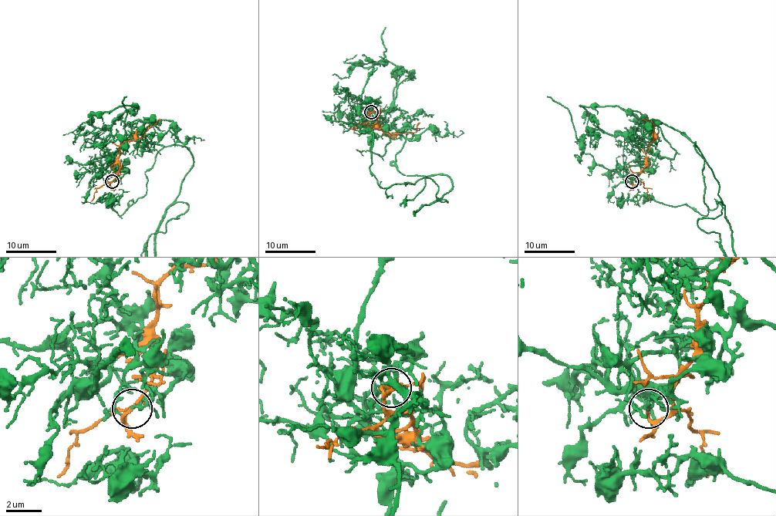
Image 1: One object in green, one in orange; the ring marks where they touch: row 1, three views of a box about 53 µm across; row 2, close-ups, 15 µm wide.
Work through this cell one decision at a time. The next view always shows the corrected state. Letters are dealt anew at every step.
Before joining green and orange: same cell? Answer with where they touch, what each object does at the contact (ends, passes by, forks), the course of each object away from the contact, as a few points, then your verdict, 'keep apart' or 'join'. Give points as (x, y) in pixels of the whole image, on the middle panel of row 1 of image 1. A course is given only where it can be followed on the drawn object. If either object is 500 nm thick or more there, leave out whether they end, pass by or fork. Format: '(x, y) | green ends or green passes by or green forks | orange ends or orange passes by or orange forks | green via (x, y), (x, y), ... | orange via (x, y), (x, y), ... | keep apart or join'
(371, 112) | green ends | orange ends | orange via (372, 111), (369, 115), (376, 120), (378, 128), (384, 133), (413, 133), (420, 123) | keep apart

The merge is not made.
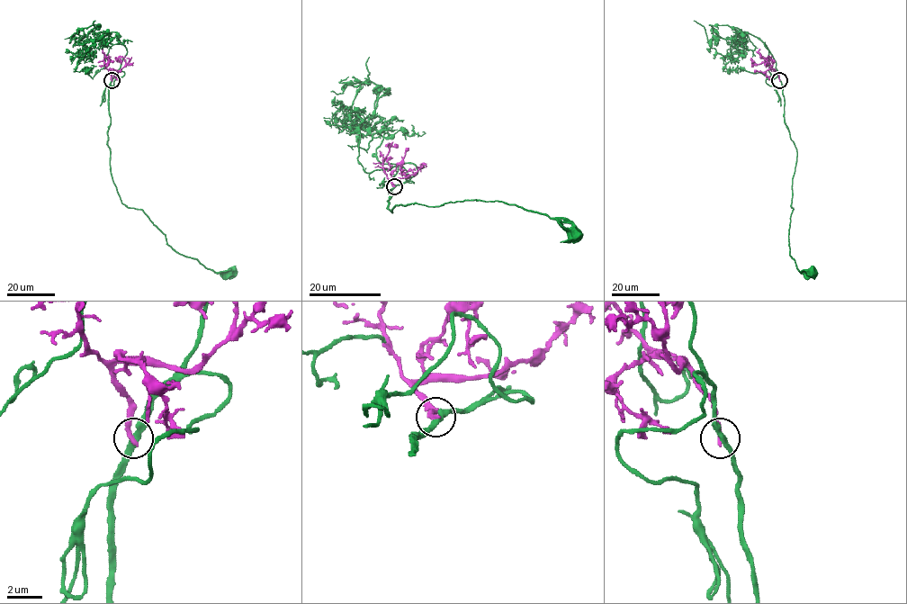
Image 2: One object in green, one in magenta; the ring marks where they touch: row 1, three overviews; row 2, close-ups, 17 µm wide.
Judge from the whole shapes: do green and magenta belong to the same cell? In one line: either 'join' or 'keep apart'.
keep apart

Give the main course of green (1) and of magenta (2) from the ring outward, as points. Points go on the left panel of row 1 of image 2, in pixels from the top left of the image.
1: (112, 80), (107, 143), (112, 182), (121, 202), (141, 209), (176, 252), (215, 272), (232, 272)
2: (112, 80), (109, 70), (120, 70), (125, 64), (122, 57), (118, 58), (121, 64)

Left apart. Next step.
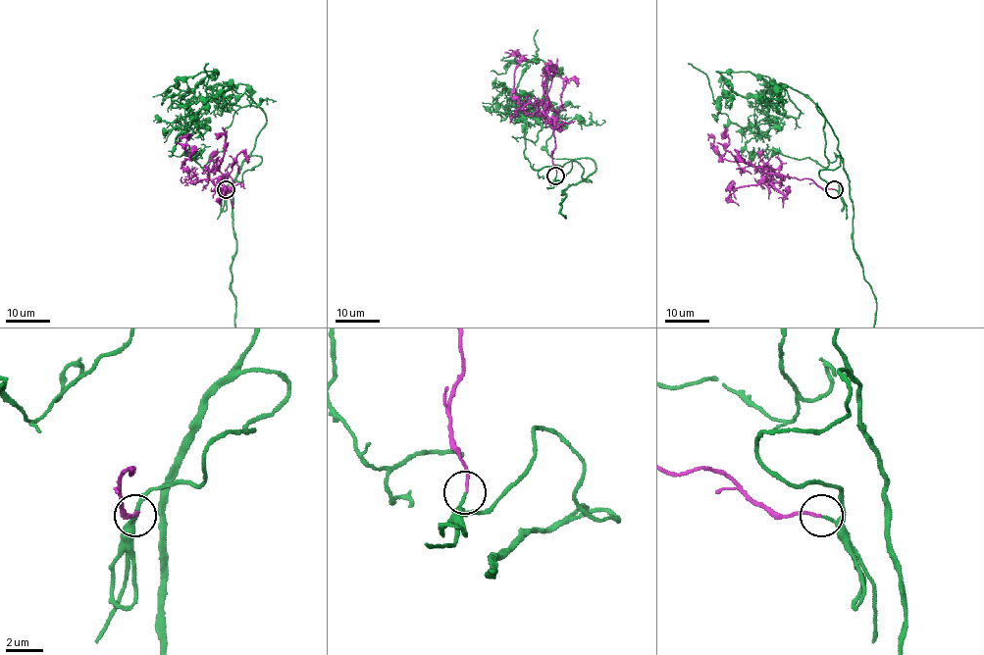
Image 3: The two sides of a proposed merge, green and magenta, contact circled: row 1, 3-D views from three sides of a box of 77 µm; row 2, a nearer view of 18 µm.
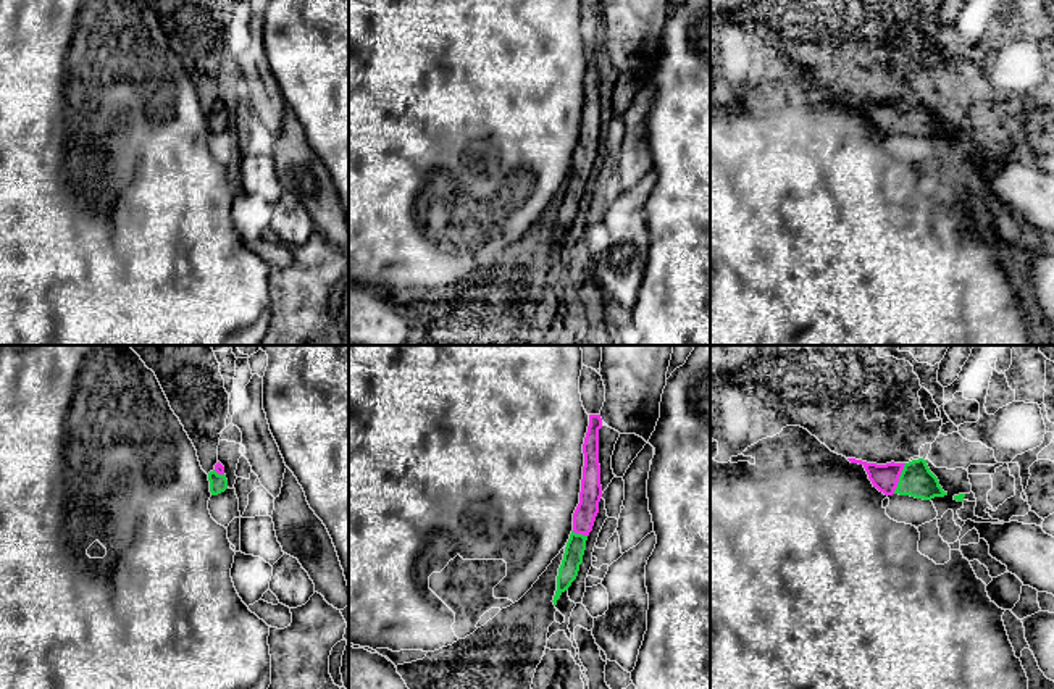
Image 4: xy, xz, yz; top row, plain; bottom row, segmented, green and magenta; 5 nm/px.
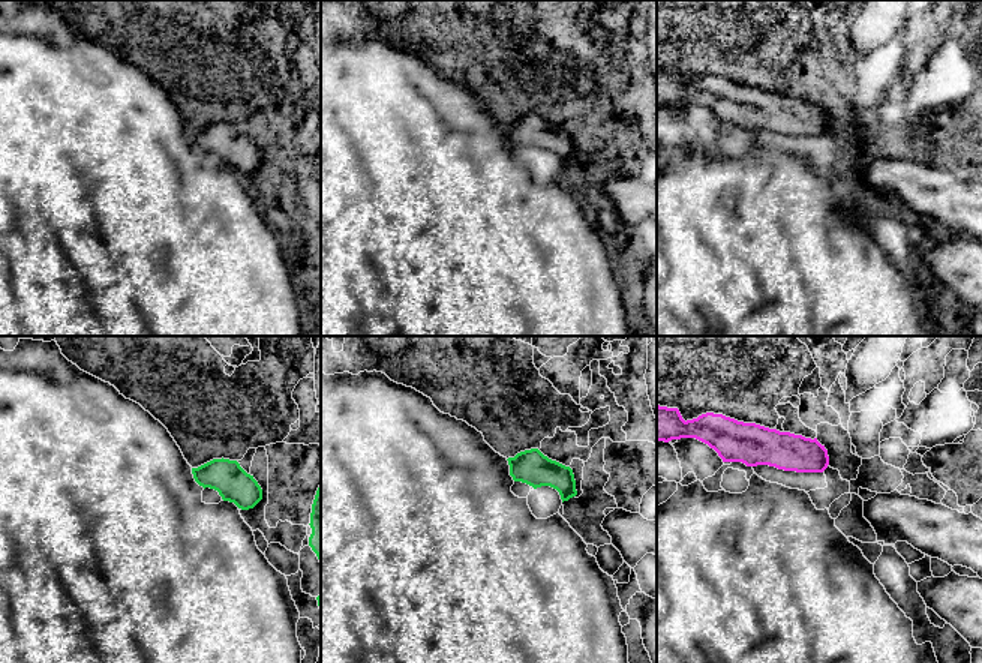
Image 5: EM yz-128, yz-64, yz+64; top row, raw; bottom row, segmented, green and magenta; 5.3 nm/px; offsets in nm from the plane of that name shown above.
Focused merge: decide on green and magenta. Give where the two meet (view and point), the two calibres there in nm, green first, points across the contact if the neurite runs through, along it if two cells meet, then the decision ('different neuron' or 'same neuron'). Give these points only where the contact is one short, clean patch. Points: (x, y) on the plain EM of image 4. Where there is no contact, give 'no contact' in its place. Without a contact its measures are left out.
yz (899, 116) | 160/140 nm | across yz (915, 118), (899, 116), (885, 116) | same neuron

